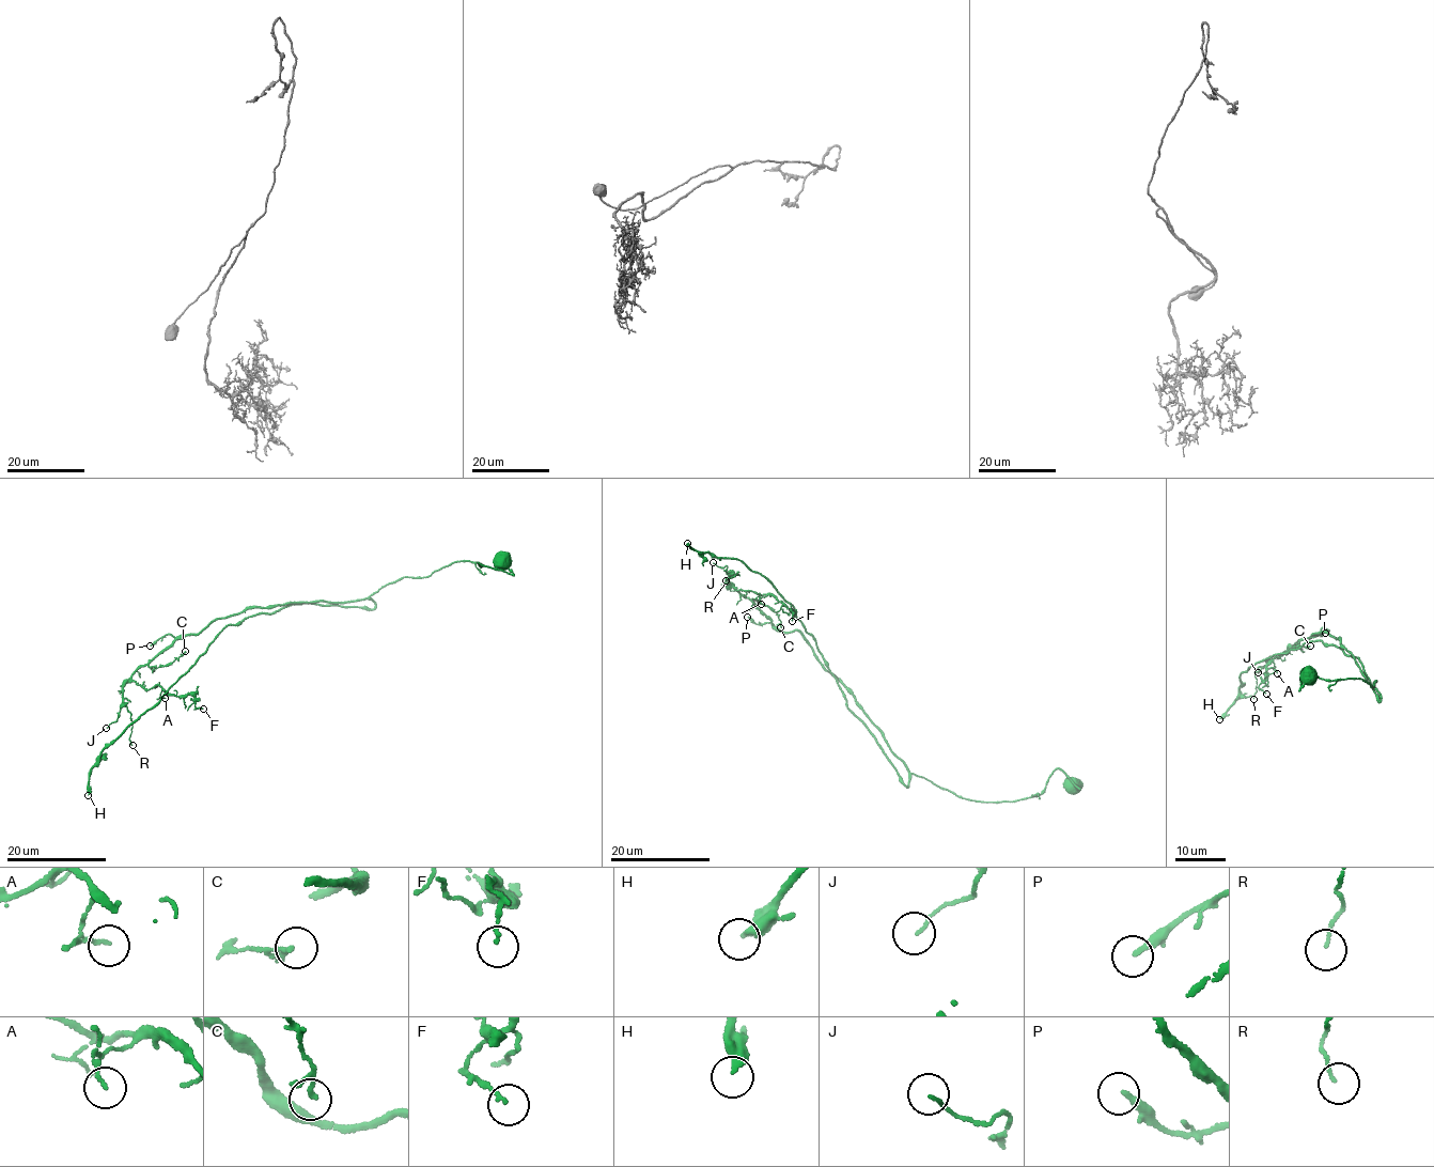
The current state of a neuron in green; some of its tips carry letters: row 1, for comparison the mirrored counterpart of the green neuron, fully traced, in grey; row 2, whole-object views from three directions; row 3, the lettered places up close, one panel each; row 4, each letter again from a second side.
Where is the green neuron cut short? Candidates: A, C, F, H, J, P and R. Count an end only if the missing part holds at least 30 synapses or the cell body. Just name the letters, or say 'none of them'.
H

